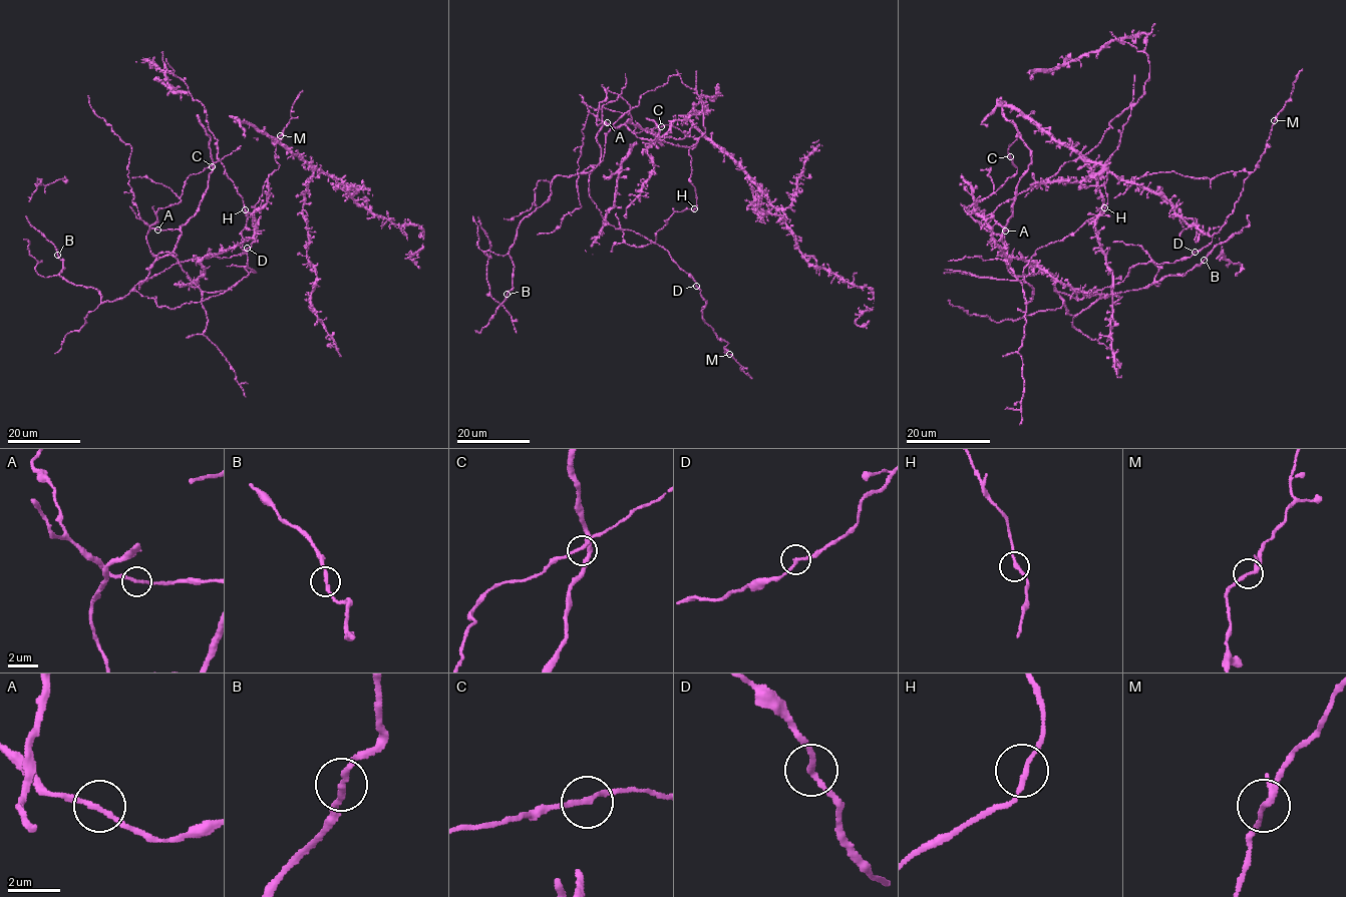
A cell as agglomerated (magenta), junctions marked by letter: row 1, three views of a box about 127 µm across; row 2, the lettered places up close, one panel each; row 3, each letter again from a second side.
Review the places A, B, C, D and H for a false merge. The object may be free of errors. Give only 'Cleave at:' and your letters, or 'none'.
Cleave at: none

